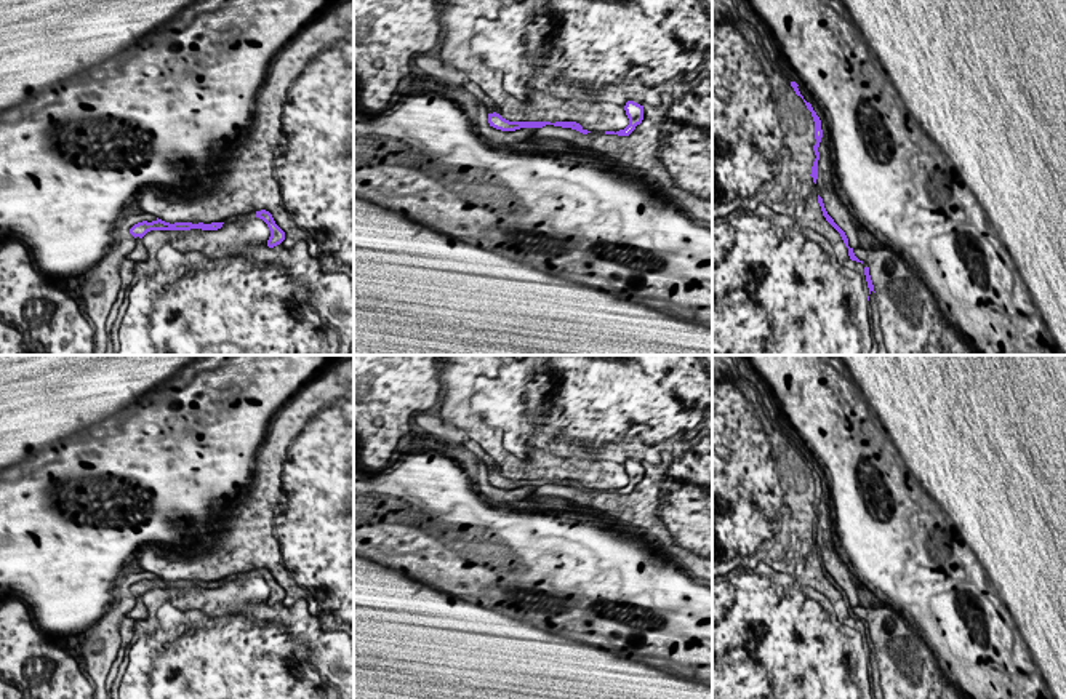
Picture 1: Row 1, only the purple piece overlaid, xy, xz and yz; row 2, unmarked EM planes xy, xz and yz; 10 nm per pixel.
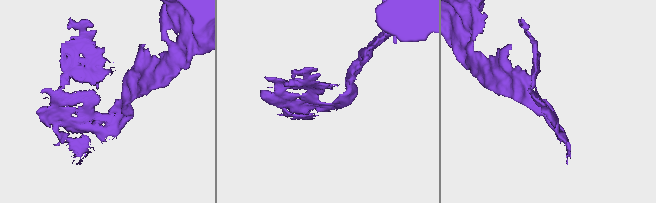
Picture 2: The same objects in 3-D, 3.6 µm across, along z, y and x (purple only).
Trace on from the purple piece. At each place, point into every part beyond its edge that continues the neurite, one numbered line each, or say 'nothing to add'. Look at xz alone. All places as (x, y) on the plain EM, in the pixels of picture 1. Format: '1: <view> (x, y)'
1: xz (471, 447)

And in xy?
1: xy (140, 611)

